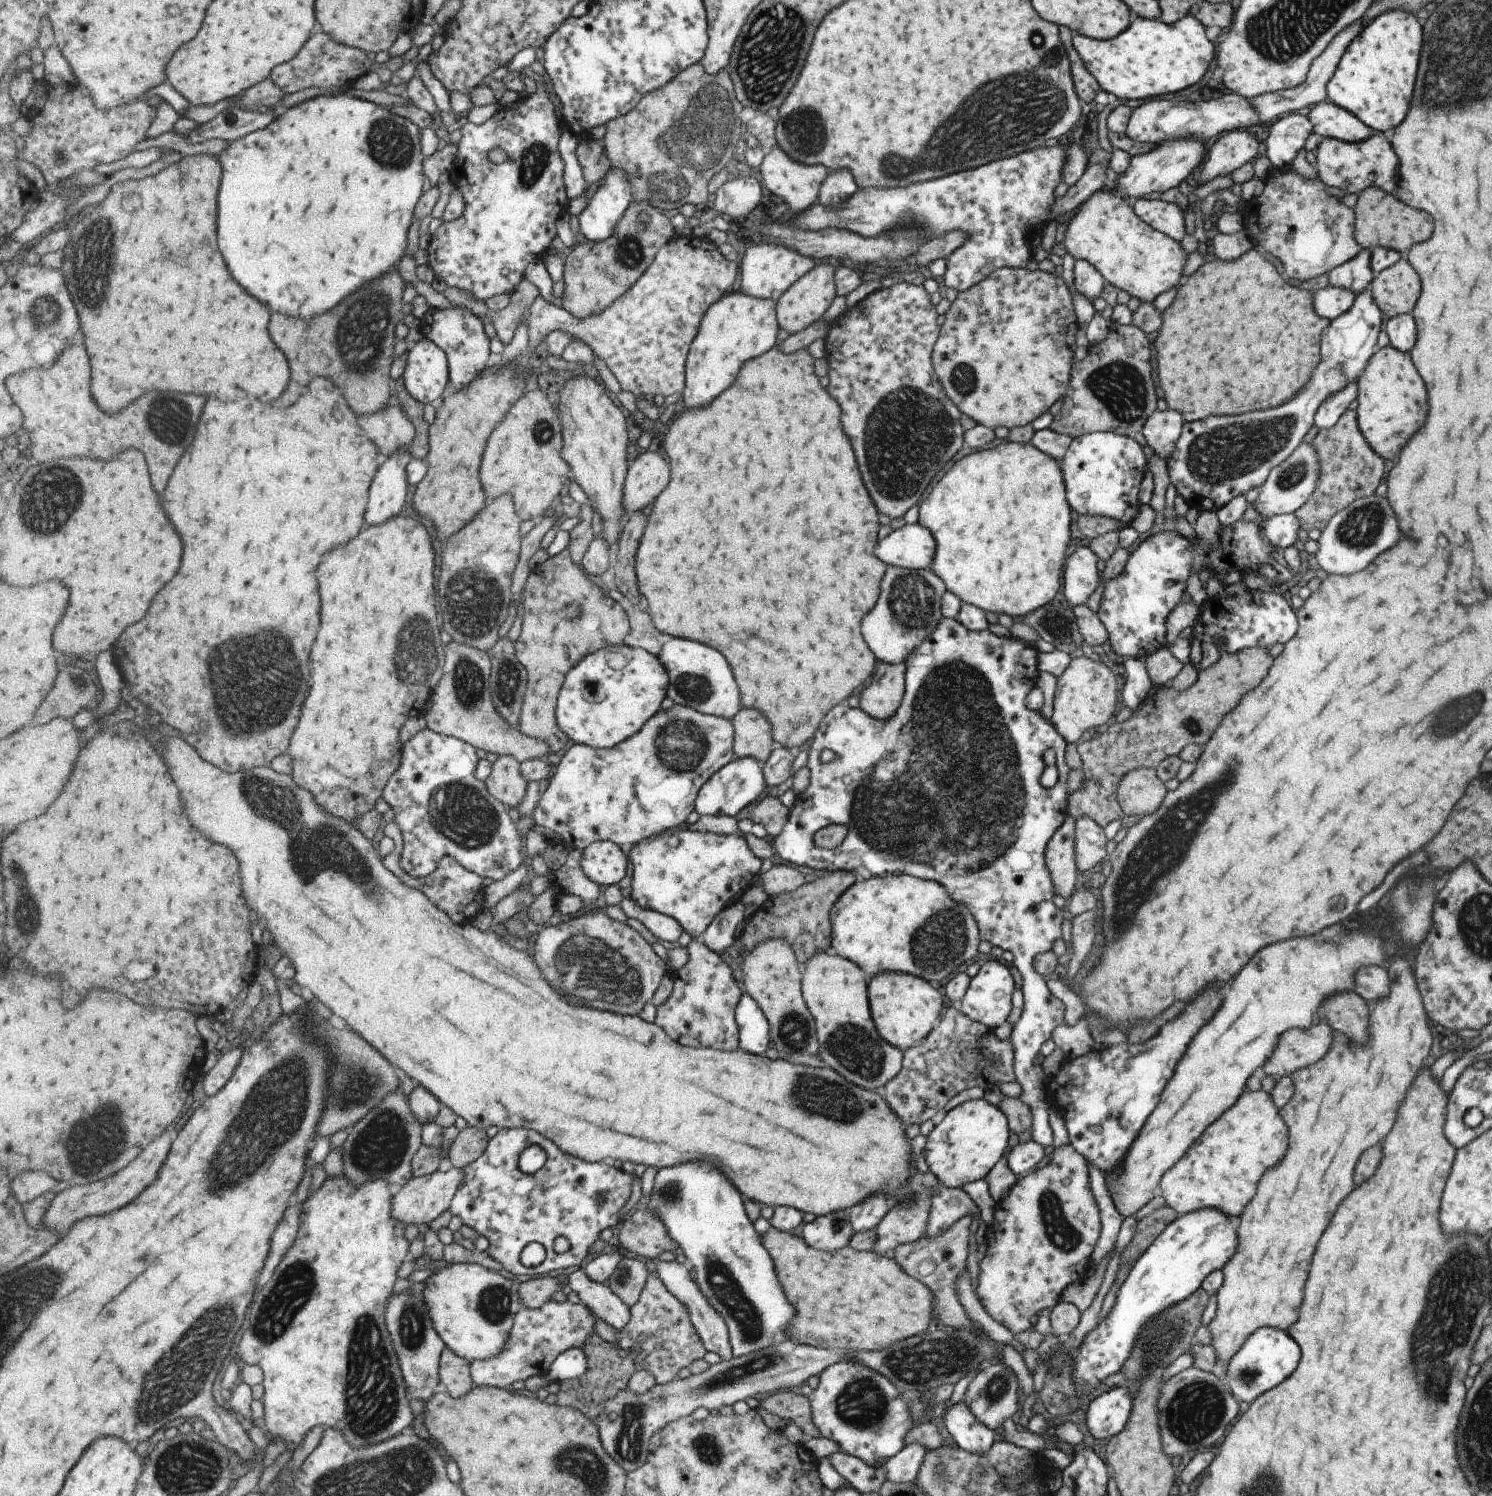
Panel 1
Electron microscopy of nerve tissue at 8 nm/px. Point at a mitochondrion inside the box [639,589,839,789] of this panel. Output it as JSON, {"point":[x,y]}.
{"point":[679,746]}

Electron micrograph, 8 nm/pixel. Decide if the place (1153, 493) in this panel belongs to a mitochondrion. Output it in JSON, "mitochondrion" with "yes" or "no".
{"mitochondrion":"no"}

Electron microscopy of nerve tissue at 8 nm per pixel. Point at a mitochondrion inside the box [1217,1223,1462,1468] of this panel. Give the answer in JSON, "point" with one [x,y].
{"point":[1249,1374]}

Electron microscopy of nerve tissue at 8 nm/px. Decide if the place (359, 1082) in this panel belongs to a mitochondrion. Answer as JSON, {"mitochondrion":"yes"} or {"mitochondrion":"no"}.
{"mitochondrion":"yes"}

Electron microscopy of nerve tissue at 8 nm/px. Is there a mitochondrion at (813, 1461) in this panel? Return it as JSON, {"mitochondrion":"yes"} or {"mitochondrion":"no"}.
{"mitochondrion":"no"}

